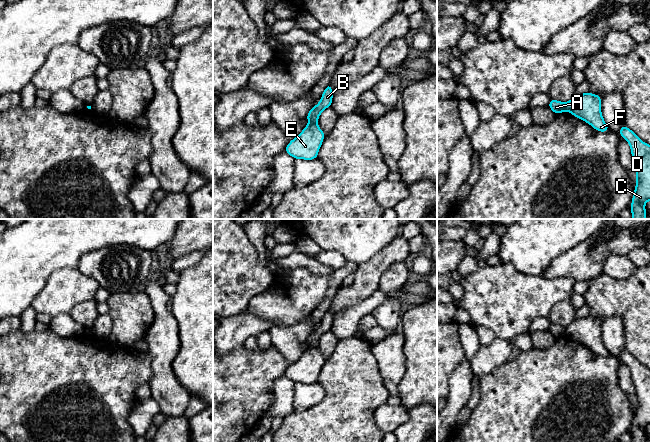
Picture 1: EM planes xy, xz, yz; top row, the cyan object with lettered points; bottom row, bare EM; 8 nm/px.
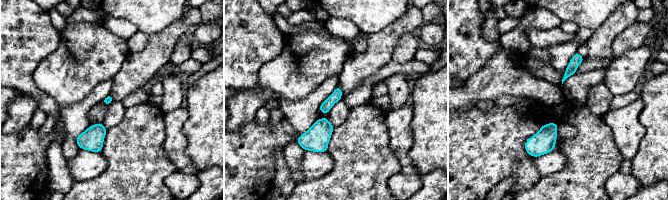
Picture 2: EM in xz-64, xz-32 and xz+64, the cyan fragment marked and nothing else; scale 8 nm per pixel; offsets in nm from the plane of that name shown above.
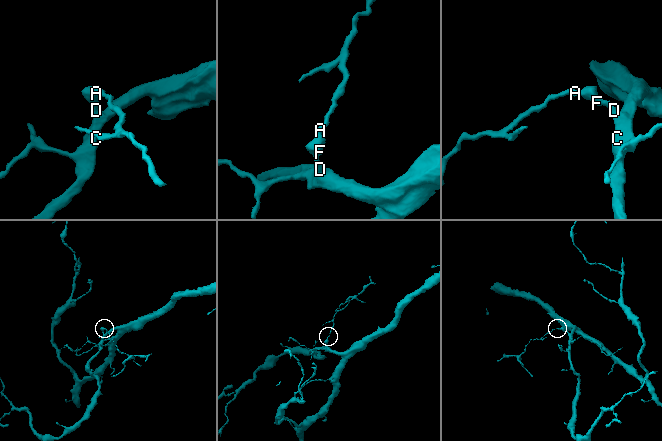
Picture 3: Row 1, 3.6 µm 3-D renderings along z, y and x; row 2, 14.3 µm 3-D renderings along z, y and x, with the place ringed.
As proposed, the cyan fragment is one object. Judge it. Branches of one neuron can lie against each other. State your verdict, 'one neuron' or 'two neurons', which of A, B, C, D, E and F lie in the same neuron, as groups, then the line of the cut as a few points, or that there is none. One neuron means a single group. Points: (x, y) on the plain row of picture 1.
two neurons; A B / C D E F; cut in xz along (316, 347), (309, 348)

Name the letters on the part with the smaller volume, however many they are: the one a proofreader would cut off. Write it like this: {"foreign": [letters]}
{"foreign": ["A", "B"]}

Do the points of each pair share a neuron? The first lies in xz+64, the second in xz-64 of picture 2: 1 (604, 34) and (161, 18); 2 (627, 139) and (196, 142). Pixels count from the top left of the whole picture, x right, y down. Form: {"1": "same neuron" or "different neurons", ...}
{"1": "different neurons", "2": "different neurons"}

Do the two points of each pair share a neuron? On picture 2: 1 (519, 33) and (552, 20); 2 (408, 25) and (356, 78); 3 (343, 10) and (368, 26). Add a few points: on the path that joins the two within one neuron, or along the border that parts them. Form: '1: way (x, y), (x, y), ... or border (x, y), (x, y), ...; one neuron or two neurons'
1: way (527, 25), (532, 20), (544, 20); one neuron
2: way (394, 34), (366, 64); one neuron
3: way (349, 10), (352, 10), (362, 20); one neuron

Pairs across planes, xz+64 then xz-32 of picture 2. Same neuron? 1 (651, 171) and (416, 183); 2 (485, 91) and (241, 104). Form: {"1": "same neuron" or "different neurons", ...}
{"1": "different neurons", "2": "same neuron"}

